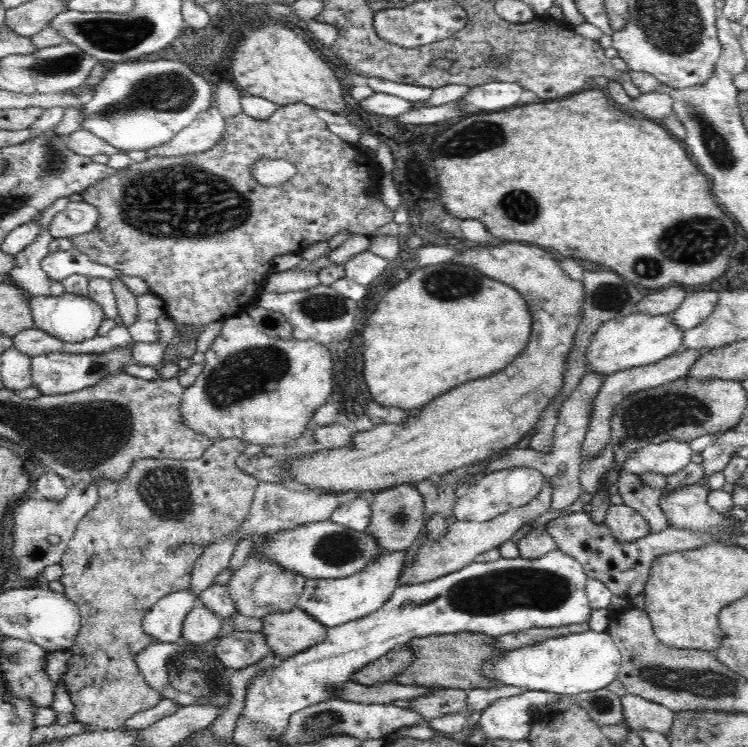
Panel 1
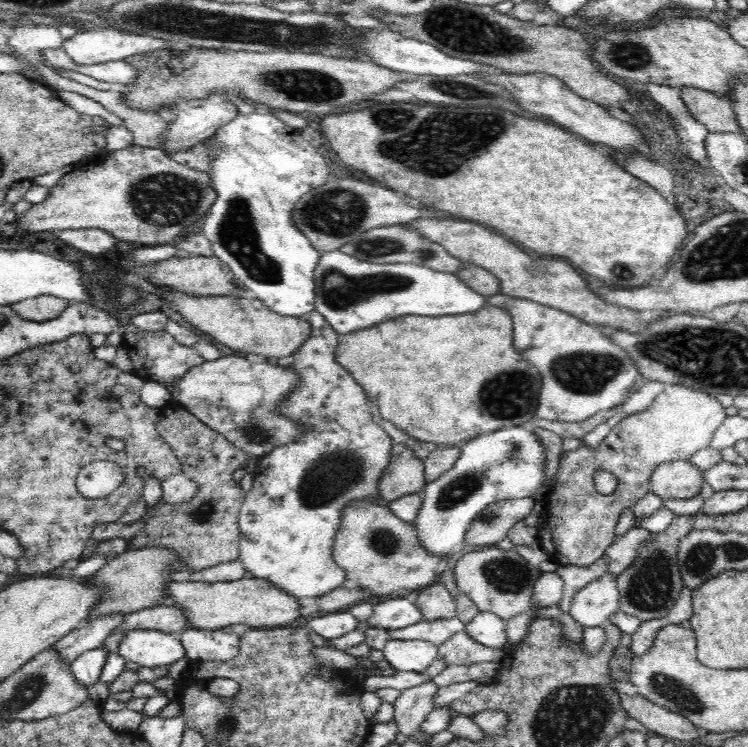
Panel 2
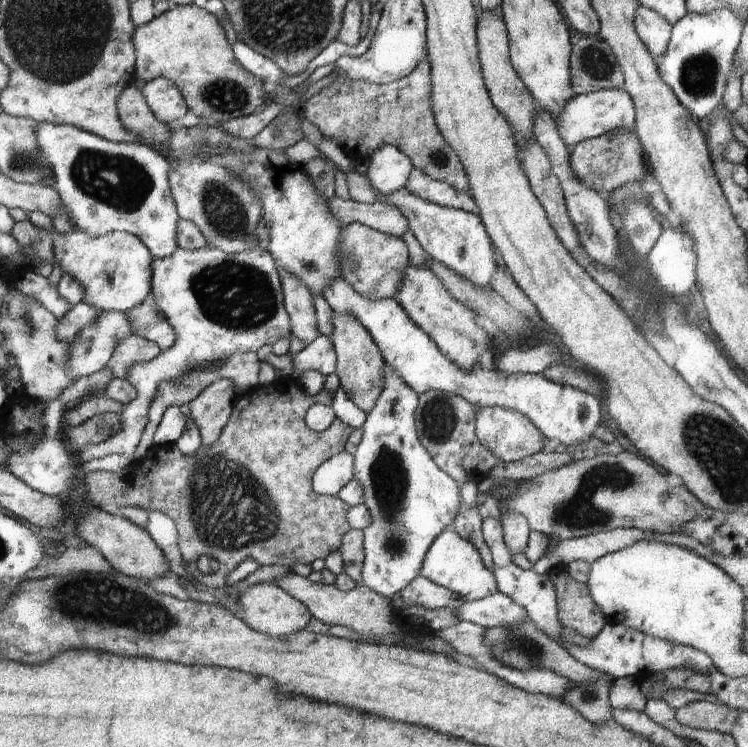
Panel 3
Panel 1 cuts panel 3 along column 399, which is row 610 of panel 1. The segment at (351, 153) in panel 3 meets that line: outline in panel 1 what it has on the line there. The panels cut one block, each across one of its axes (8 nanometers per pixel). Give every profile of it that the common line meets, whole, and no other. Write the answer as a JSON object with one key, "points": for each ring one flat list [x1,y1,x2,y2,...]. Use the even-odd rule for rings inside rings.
{"points":[[232,437,215,441,212,446,208,446,208,450,206,450,200,458,194,458,192,460,140,458,140,460,137,460,135,464,131,466,128,474,124,474,124,478,120,478,120,480,111,480,111,478,108,478,108,480,98,480,98,482,96,482,98,504,96,504,90,512,87,512,86,516,78,523,74,534,72,534,72,540,69,542,66,552,64,552,59,562,64,571,62,578,60,578,60,582,64,585,64,594,68,599,72,600,75,605,78,605,81,618,81,628,72,648,73,656,68,664,68,669,63,681,66,686,66,691,68,691,68,695,70,695,70,699,75,707,75,721,87,724,90,731,114,730,114,728,125,726,125,722,132,718,132,716,155,708,163,700,163,697,157,691,152,690,151,686,148,686,148,683,144,681,144,677,140,674,140,670,136,667,136,655,140,654,140,652,150,646,150,644,158,643,156,639,144,631,142,621,144,615,152,607,156,606,157,602,164,595,169,595,182,589,188,589,190,587,191,574,196,559,212,543,219,541,226,535,235,533,248,516,256,489,259,485,259,480,252,475,246,474,242,469,238,468,238,465,235,463,236,459,246,450,246,446,247,444,244,439]]}

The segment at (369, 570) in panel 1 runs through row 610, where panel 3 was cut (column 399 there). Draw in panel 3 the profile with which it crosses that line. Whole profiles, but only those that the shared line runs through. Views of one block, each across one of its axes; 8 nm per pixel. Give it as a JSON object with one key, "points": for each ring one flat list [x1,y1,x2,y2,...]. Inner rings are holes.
{"points":[[342,277,328,282,323,296,333,311,353,314,369,330,385,362,418,394,430,389,444,391,461,396,472,406,501,406,521,412,553,445,564,444,571,449,601,434,604,404,581,389,556,384,544,378,541,373,502,373,496,369,484,369,480,365,474,365,468,370,461,369,410,320,392,297,367,299,354,292]]}

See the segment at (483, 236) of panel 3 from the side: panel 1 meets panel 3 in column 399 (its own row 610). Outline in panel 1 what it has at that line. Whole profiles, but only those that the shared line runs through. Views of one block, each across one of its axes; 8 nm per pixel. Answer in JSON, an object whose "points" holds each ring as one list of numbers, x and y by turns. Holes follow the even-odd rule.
{"points":[[198,603,186,614,182,638,190,645,204,645,204,642,217,640,222,625,222,619,209,608]]}

